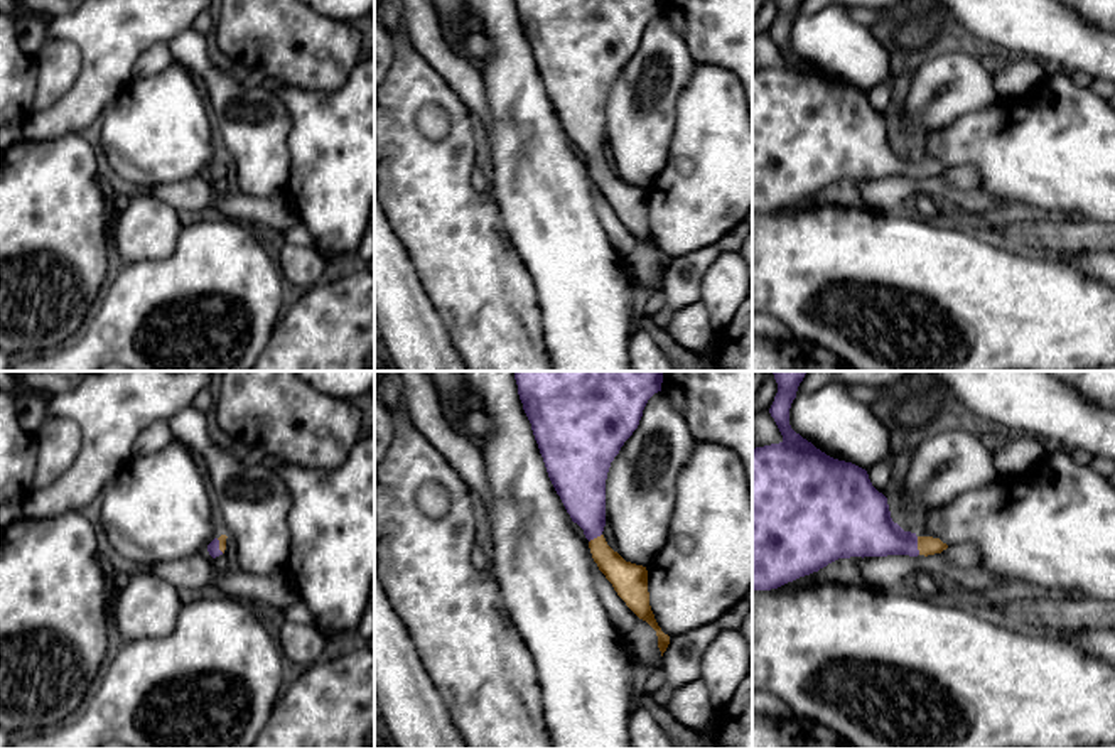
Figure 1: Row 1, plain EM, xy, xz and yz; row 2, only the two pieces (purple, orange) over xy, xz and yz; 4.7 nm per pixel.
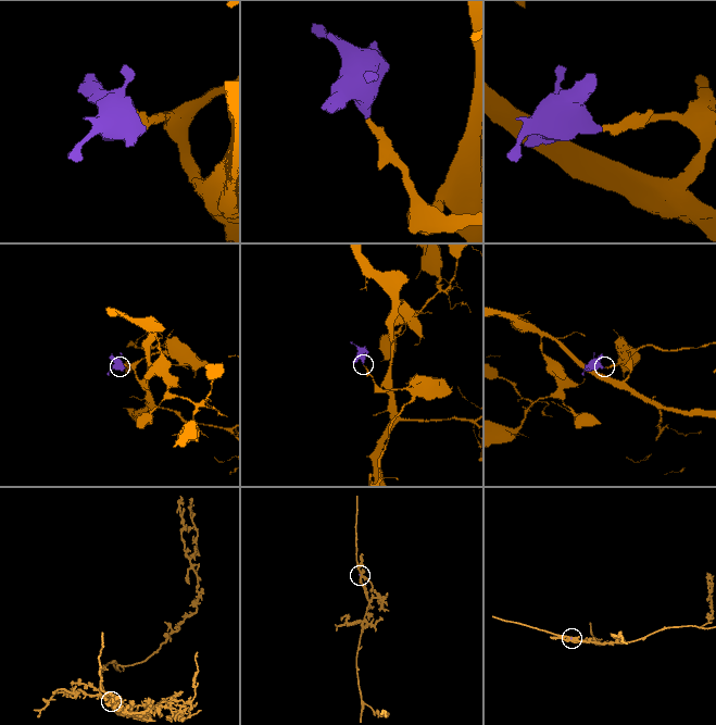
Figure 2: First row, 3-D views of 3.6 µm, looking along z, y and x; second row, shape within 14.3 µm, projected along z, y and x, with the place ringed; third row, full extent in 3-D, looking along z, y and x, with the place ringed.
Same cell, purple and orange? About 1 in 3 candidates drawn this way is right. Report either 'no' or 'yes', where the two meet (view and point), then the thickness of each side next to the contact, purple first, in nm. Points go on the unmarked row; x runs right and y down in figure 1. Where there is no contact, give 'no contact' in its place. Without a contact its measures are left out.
yes; contact yz (916, 167); calibres 260 and 90 nm

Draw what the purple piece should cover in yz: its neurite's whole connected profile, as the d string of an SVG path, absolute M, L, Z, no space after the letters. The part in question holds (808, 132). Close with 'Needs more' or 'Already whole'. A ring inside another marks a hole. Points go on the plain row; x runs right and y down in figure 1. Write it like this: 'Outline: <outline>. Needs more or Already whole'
Outline: M774 0L778 15L769 30L783 62L752 73L752 213L771 213L818 194L838 181L935 177L948 170L940 160L918 159L892 143L887 120L879 115L865 91L833 81L796 56L789 47L789 30L803 0Z. Needs more

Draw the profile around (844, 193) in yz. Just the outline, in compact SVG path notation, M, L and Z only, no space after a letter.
M862 179L838 181L810 197L800 199L781 207L783 211L803 211L816 206L867 207L860 197L859 186Z

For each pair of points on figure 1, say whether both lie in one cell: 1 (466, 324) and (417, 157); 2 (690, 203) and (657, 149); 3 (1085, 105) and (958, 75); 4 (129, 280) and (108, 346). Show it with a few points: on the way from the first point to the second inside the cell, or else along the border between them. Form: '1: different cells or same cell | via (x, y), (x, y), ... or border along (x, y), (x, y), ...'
1: same cell | via (466, 282), (466, 262), (454, 235), (429, 199)
2: different cells | border along (675, 123), (667, 164), (646, 191)
3: different cells | border along (999, 98), (987, 107), (962, 115)
4: same cell | via (129, 297), (129, 324), (123, 329)

